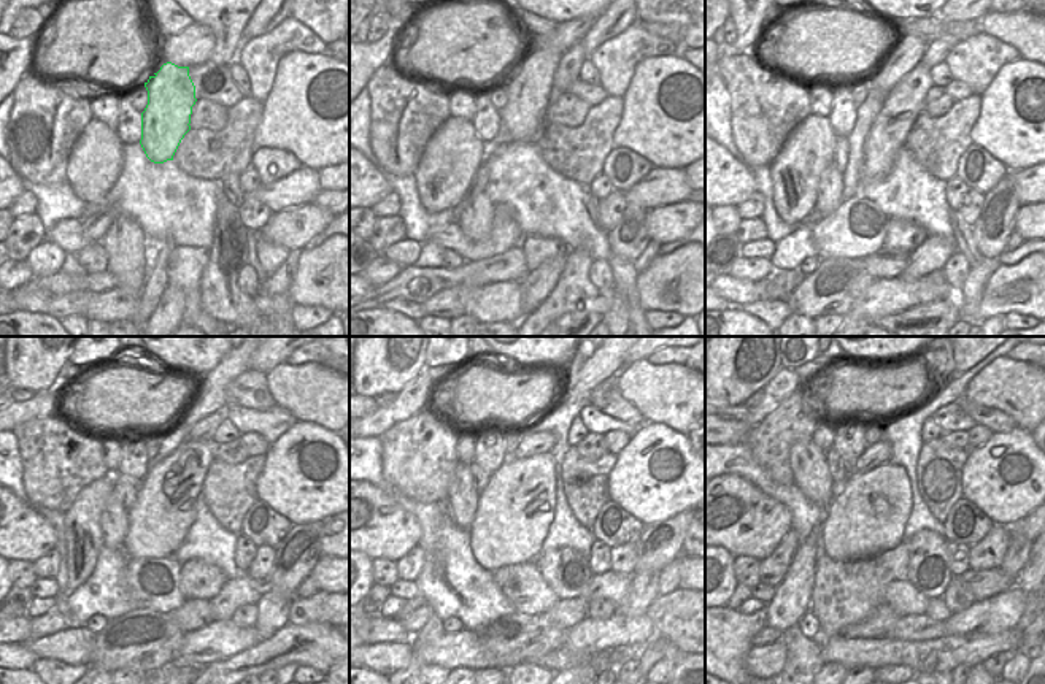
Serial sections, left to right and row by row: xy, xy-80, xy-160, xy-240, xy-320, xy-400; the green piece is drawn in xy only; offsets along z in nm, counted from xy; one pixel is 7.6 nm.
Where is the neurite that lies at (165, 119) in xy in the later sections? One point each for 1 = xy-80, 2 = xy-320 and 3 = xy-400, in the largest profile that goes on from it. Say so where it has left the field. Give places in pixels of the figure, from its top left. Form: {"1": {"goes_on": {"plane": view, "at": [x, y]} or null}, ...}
{"1": {"goes_on": {"plane": "xy-80", "at": [528, 88]}}, "2": {"goes_on": {"plane": "xy-320", "at": [588, 368]}}, "3": {"goes_on": {"plane": "xy-400", "at": [942, 373]}}}

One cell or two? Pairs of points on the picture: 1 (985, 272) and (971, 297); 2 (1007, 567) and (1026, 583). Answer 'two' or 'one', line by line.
1: one
2: two

